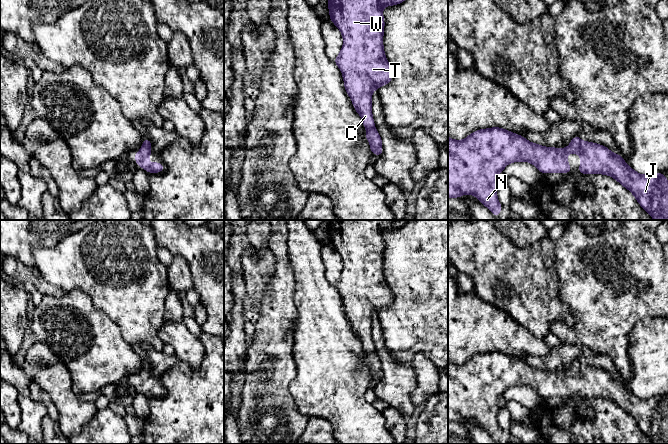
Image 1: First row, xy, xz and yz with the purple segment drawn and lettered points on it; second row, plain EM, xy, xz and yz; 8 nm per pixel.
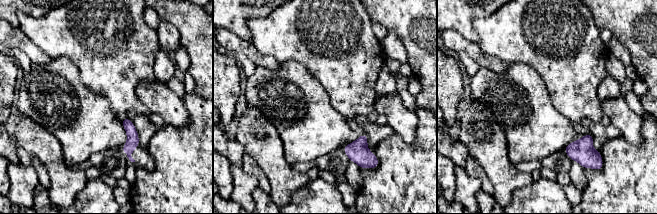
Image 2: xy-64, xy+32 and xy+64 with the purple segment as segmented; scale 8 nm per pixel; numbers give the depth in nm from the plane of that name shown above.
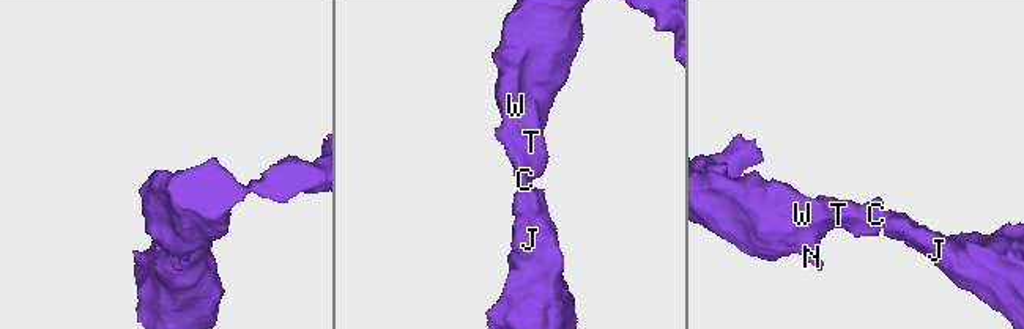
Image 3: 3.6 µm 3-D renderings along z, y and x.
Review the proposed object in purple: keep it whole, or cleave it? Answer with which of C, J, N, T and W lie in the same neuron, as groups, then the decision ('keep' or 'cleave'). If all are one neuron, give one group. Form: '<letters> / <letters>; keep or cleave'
C J N T W; keep

